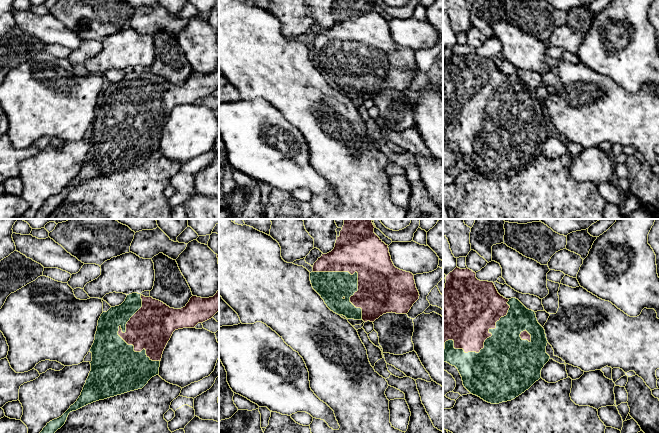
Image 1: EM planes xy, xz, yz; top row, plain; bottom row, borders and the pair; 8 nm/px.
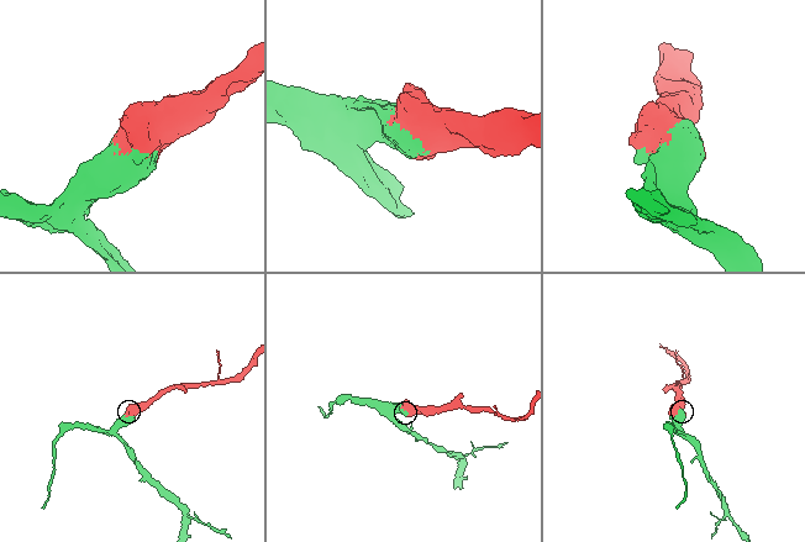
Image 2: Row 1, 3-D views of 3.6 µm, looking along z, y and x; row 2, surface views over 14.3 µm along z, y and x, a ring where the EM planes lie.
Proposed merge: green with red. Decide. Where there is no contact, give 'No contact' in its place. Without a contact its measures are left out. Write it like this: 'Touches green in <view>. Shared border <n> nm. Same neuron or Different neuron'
Touches green in yz. Shared border 650 nm. Same neuron

